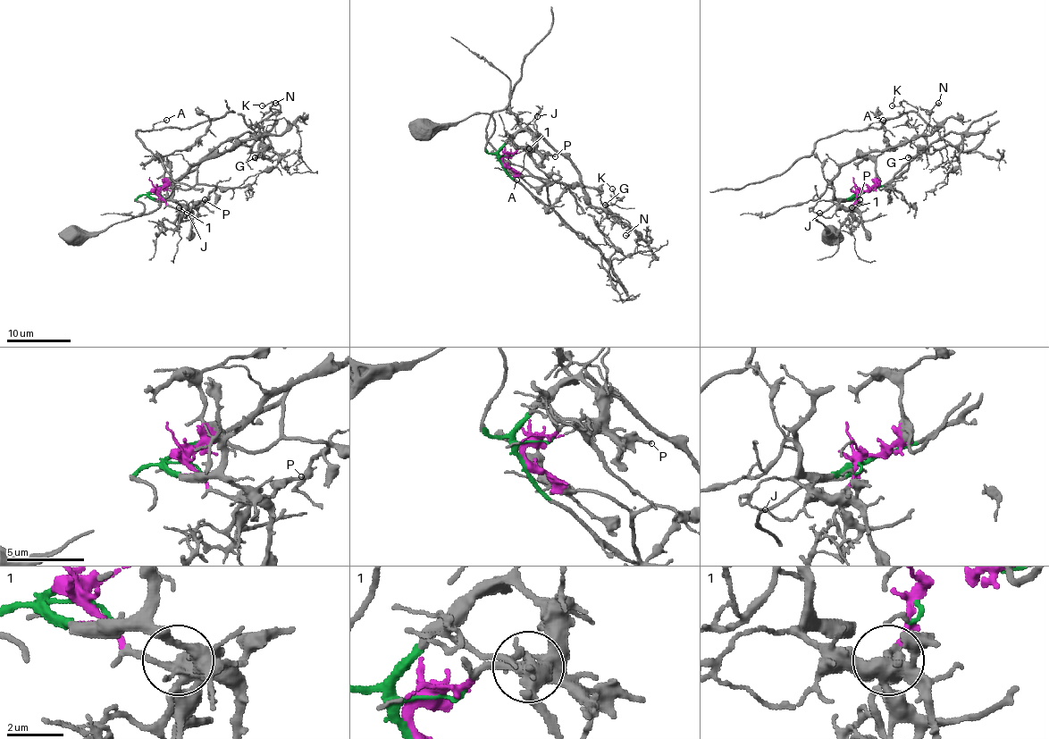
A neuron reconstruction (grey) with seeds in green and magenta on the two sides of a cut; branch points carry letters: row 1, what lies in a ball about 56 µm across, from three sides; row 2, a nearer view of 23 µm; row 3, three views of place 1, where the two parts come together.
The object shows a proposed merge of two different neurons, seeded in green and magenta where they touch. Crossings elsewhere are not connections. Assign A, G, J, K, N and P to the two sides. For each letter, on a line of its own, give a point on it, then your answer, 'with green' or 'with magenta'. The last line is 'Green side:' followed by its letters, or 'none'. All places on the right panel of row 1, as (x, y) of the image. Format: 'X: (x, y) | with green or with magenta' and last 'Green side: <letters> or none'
A: (883, 120) | with magenta
G: (908, 157) | with green
J: (819, 213) | with green
K: (892, 105) | with green
N: (938, 103) | with green
P: (860, 199) | with magenta
Green side: G, J, K, N

